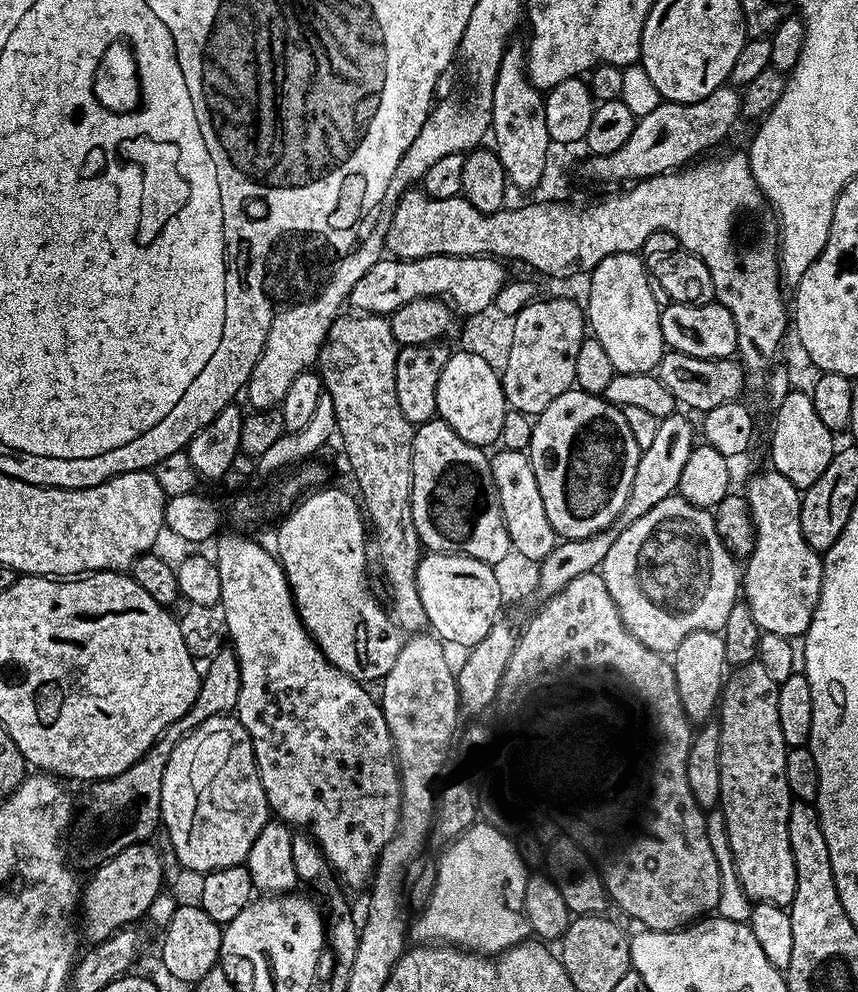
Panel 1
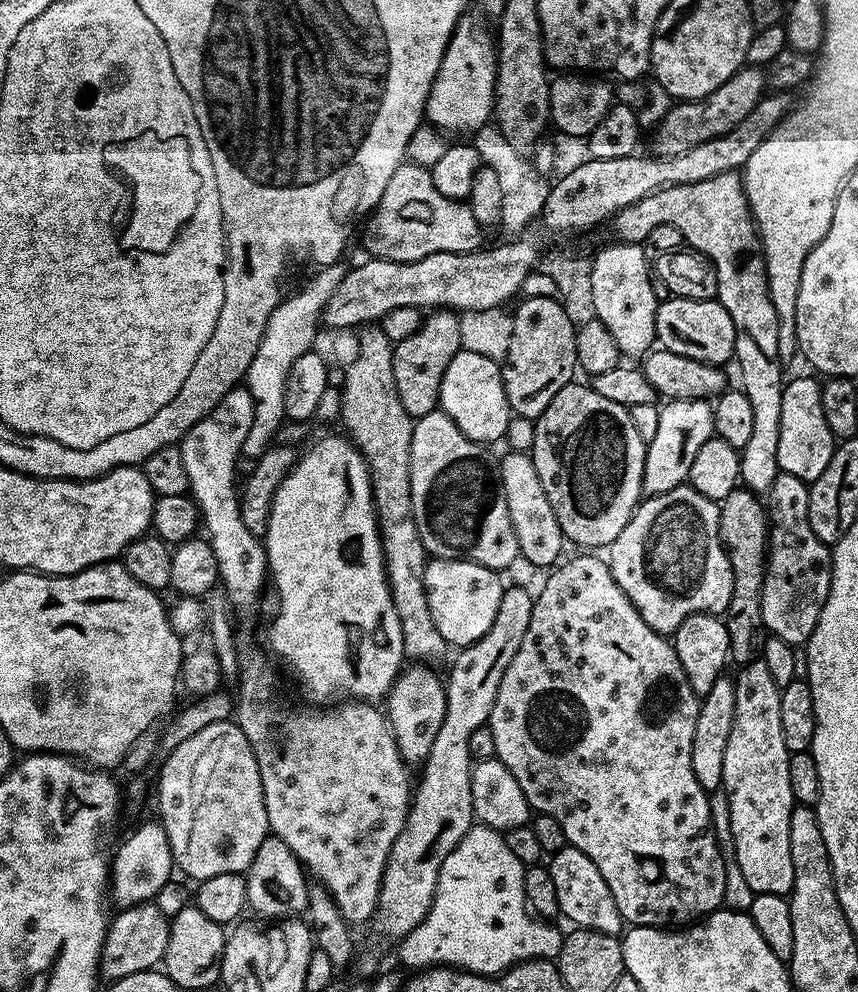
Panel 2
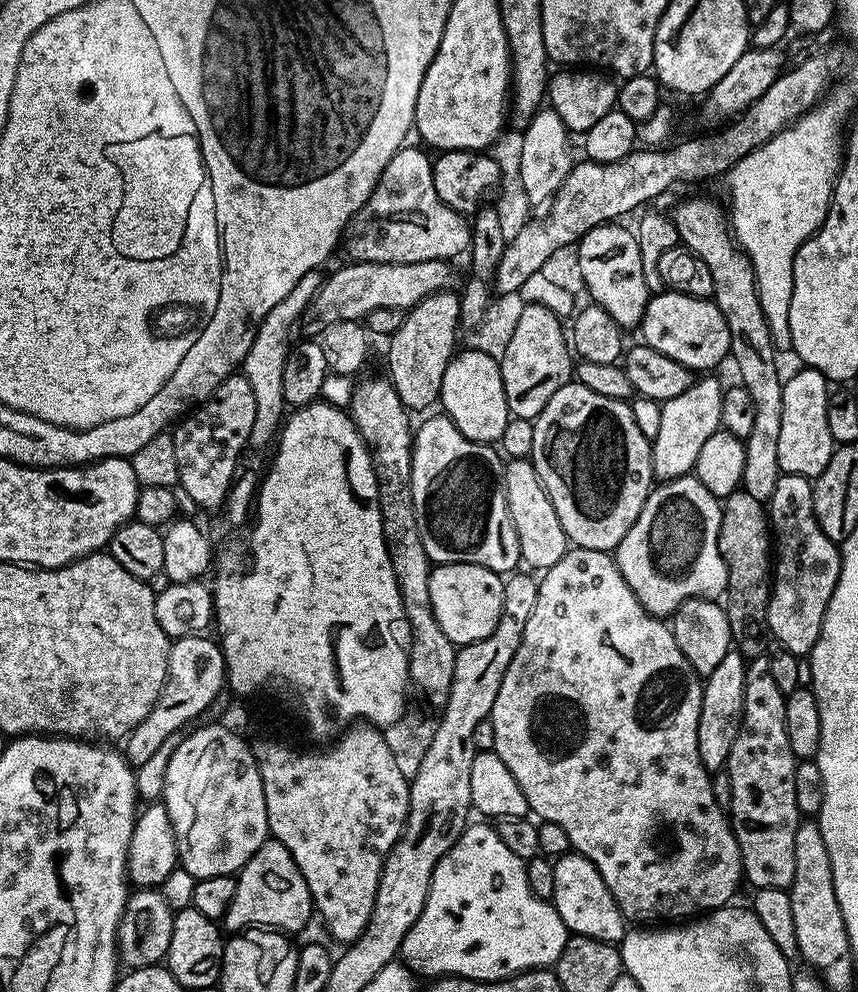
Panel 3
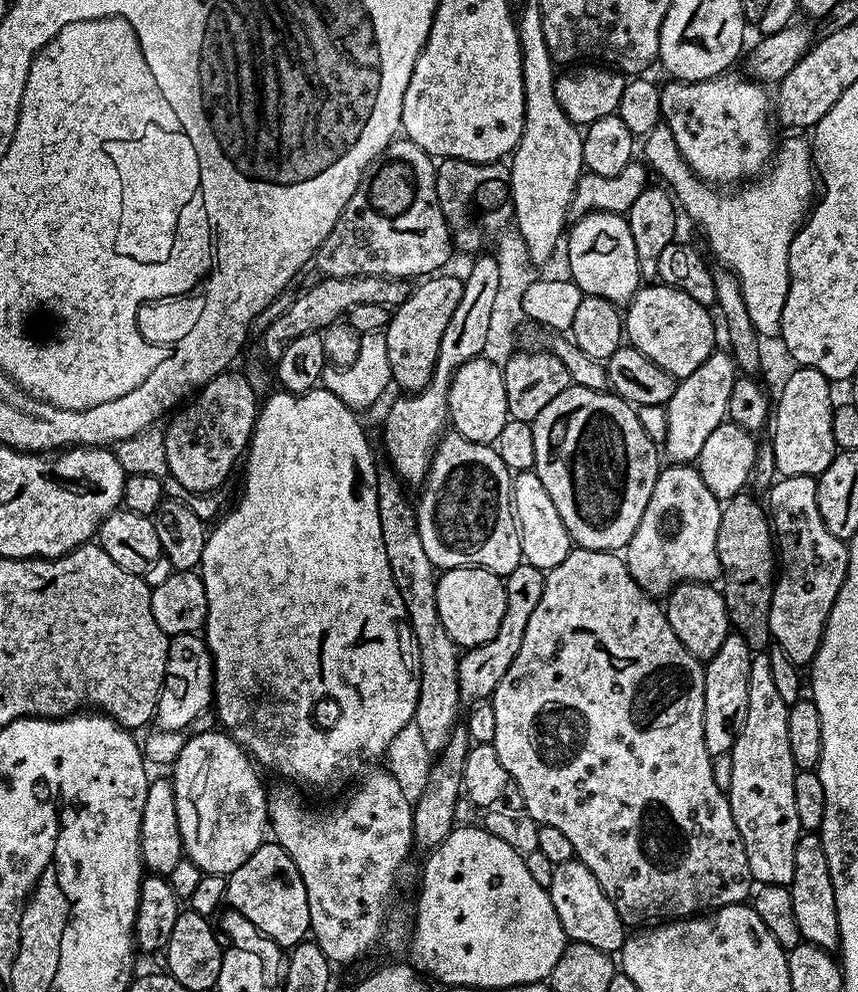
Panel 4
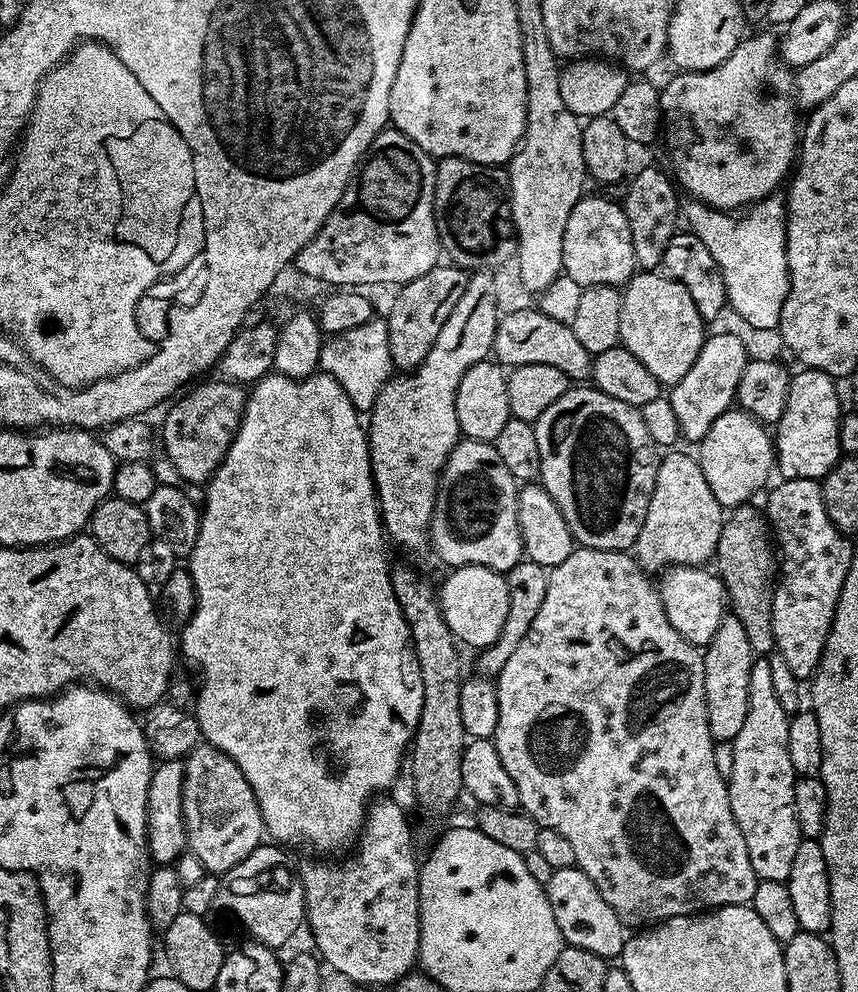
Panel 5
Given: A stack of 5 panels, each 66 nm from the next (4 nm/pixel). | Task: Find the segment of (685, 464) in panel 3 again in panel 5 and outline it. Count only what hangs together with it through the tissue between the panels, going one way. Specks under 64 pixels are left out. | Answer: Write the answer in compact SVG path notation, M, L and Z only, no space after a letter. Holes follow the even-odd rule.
M716 332L707 337L702 346L702 350L698 350L698 358L694 358L694 366L690 366L690 370L686 370L679 382L671 385L670 399L674 406L674 415L678 417L678 426L680 427L681 437L686 441L698 442L706 434L706 430L710 430L710 426L714 423L723 412L729 411L733 407L736 391L738 390L738 378L742 378L742 370L747 366L750 359L748 348L744 345L744 340L740 336L735 336L732 332Z

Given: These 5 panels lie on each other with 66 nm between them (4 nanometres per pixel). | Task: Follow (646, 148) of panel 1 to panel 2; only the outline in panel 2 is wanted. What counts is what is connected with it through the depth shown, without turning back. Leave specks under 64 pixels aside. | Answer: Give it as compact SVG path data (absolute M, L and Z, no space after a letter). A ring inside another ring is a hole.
M745 66L730 77L718 90L714 90L701 100L686 100L673 103L667 114L655 125L652 136L651 151L657 156L673 156L682 154L694 146L702 146L702 142L710 142L710 138L718 138L722 134L732 132L765 93L765 73L756 66Z

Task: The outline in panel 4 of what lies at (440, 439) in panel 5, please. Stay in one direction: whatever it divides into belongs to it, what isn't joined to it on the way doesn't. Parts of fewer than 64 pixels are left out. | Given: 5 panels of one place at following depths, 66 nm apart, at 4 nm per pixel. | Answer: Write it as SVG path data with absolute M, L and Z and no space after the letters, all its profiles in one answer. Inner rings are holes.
M495 255L479 256L475 257L477 260L473 262L468 276L463 277L462 298L458 302L454 314L450 314L450 326L446 326L446 334L442 334L442 346L438 346L438 362L434 366L428 385L421 388L419 392L400 394L400 397L389 406L388 413L384 416L384 452L388 455L389 461L387 460L387 463L392 471L400 477L401 481L408 486L411 486L411 484L416 484L415 486L423 485L432 456L436 452L436 446L449 427L448 391L454 374L466 362L477 359L486 346L486 334L490 327L490 310L493 308L494 298L498 294L500 279L498 278L498 262Z

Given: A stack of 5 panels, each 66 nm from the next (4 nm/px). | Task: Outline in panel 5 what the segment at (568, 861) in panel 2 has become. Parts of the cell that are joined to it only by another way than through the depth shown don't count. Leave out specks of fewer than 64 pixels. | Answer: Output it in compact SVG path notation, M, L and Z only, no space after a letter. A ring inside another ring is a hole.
M575 866L555 869L546 885L550 910L554 910L554 922L558 922L558 930L562 934L565 945L570 948L590 950L590 954L598 954L605 958L619 957L624 949L626 926L610 910L606 898L598 894L598 886Z

